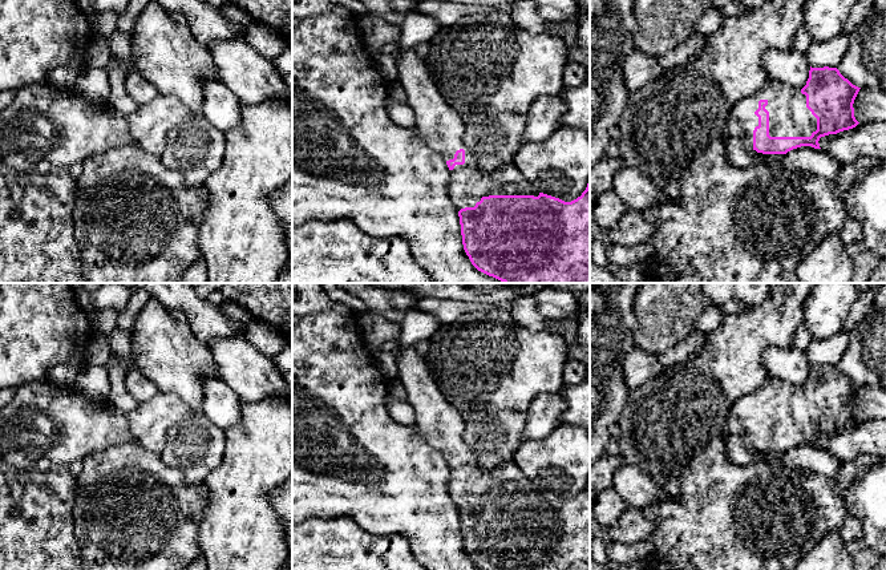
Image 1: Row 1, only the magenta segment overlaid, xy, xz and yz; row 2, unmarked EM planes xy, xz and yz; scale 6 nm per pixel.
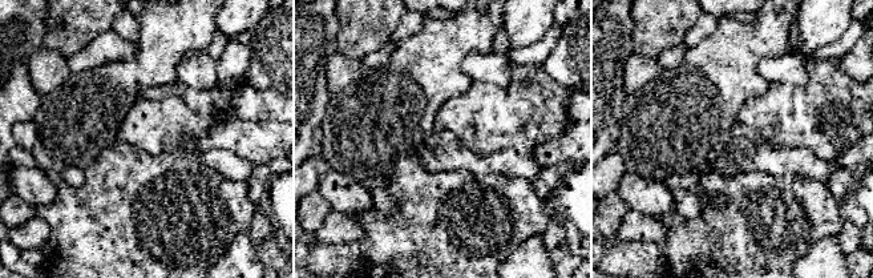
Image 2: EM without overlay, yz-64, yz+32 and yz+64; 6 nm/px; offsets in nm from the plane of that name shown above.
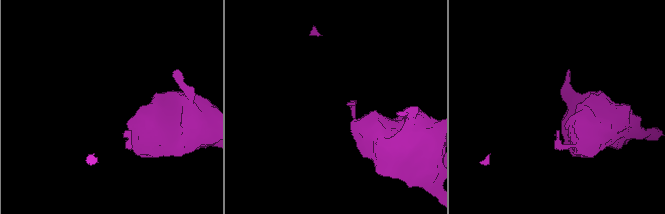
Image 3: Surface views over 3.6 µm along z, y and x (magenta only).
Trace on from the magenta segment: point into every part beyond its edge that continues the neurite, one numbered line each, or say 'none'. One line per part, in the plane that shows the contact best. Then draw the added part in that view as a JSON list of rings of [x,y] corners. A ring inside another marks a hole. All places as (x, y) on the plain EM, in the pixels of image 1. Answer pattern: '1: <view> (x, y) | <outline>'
1: yz (788, 412) | [[[769,377],[761,388],[733,403],[719,434],[743,433],[744,441],[753,446],[753,428],[758,424],[754,409],[760,397],[768,399],[770,434],[810,434],[817,428],[817,416],[806,405],[801,387]]]

